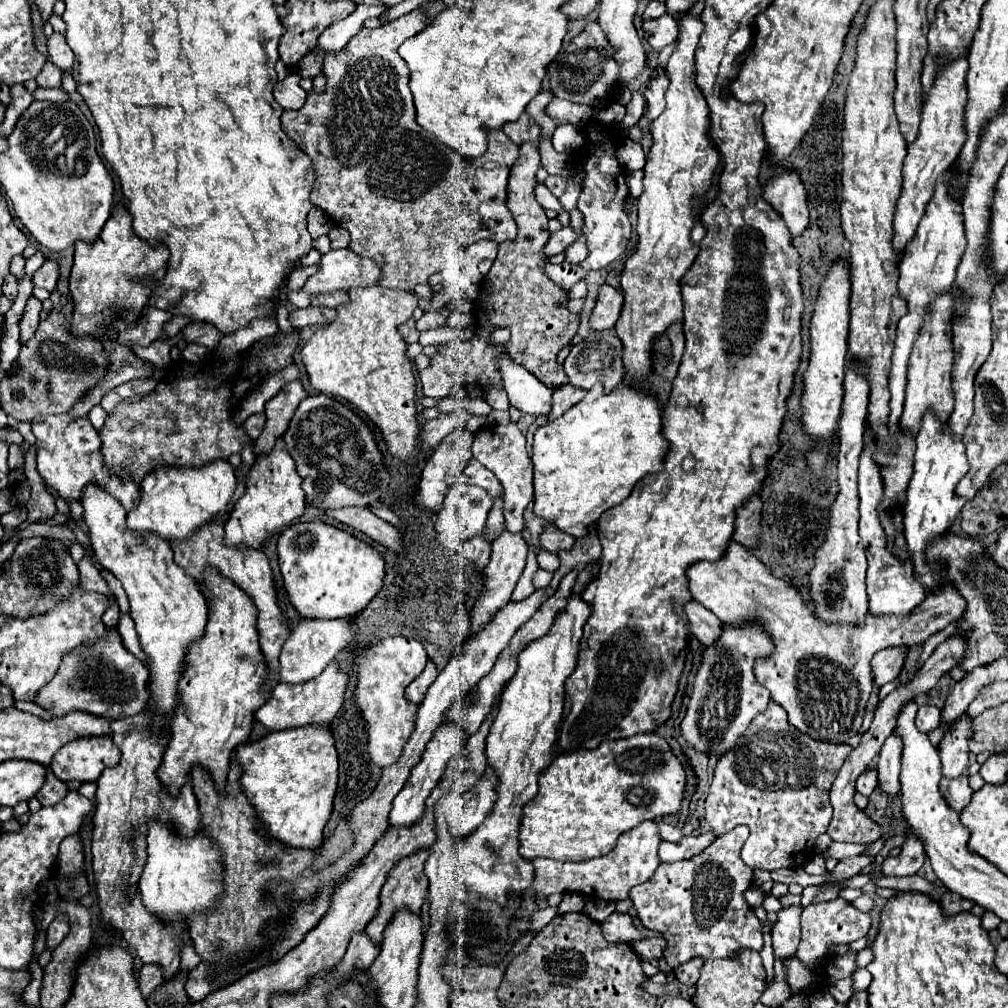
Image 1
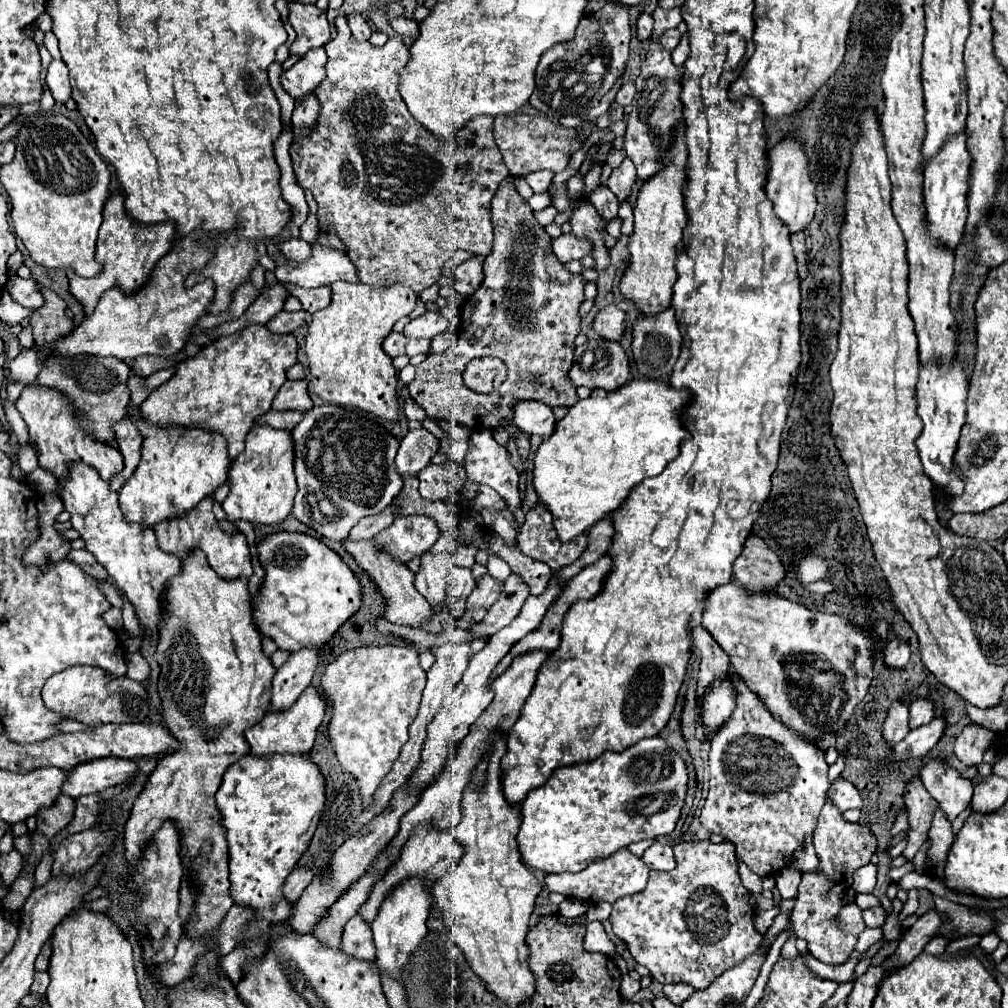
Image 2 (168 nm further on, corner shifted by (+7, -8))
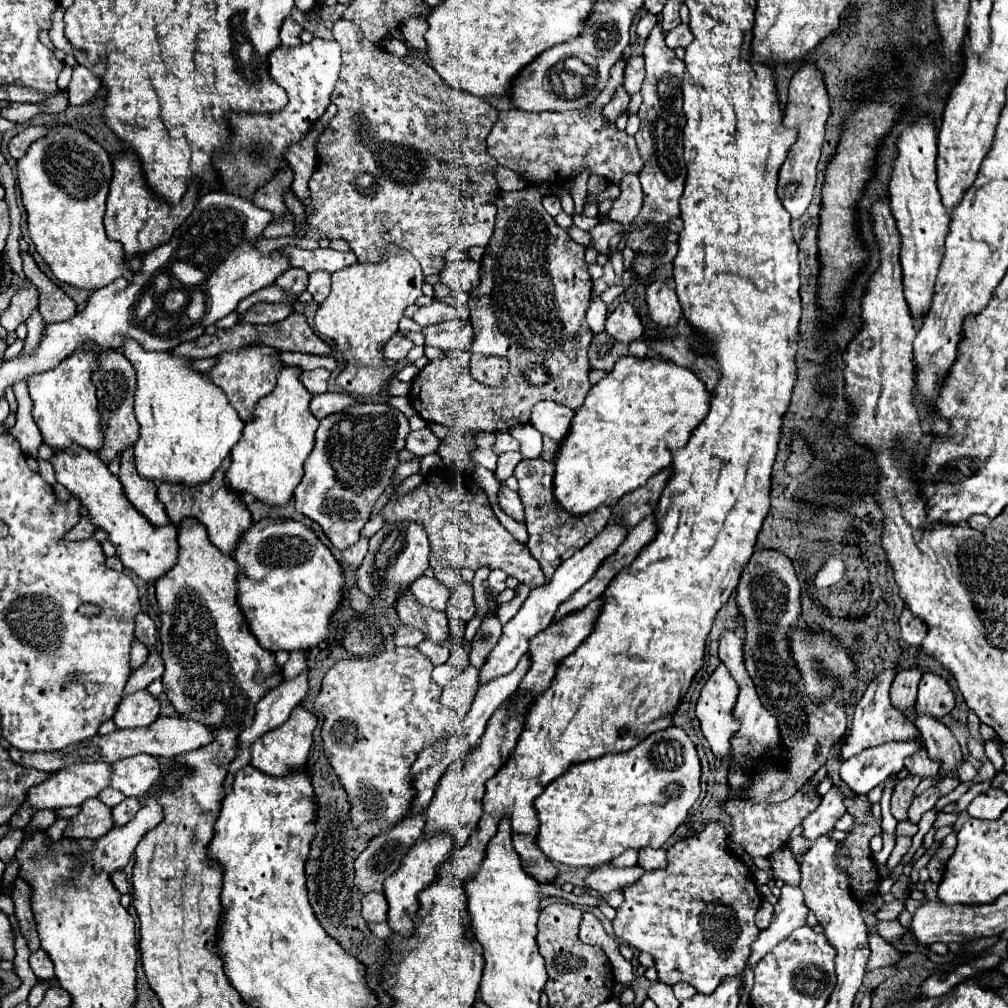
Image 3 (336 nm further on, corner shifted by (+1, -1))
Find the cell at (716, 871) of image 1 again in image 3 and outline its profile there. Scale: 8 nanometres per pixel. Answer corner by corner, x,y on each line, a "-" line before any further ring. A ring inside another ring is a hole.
709,823
701,833
677,841
667,849
669,867
647,871
641,881
623,889
625,901
617,909
613,929
627,945
653,955
659,981
675,985
679,981
691,983
699,993
713,993
721,979
735,975
745,967
751,943
757,937
755,913
761,905
761,895
751,871
739,857
727,849
727,831
723,823

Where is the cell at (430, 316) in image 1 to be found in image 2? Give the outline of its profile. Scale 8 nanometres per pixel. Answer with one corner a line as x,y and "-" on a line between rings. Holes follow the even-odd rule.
425,312
423,316
411,320
405,326
405,336
407,338
433,338
441,332
445,332
449,322
443,318
441,312

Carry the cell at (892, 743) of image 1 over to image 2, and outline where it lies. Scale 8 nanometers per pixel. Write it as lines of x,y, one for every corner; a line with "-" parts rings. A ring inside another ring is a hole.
893,702
889,706
885,724
883,724
883,738
889,746
901,742
909,734
909,706
903,702

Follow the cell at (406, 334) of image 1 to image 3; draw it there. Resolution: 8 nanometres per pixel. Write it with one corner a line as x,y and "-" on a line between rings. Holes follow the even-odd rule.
395,333
385,347
385,357
395,359
395,361
403,361
411,349
413,349
413,341
409,337
405,337
403,333

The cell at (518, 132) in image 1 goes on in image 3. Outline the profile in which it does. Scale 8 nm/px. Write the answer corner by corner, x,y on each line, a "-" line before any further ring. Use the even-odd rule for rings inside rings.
521,109
501,111
487,137
487,151
499,165
513,169
529,185
573,179
583,167
589,167
591,173
603,175
611,183
619,183
625,173
639,173
643,167
635,139
625,131
615,129
613,123
605,123
601,113
587,115
585,109
569,113
529,113

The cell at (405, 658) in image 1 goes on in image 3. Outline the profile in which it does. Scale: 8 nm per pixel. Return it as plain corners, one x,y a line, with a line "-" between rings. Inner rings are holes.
395,647
373,657
341,659
323,677
315,709
325,717
321,731
325,755
349,795
353,827
365,837
381,835
405,817
405,807
413,799
409,767
425,745
439,739
445,731
453,733
455,729
457,715
441,705
441,687
431,681
431,671
433,663
417,647

